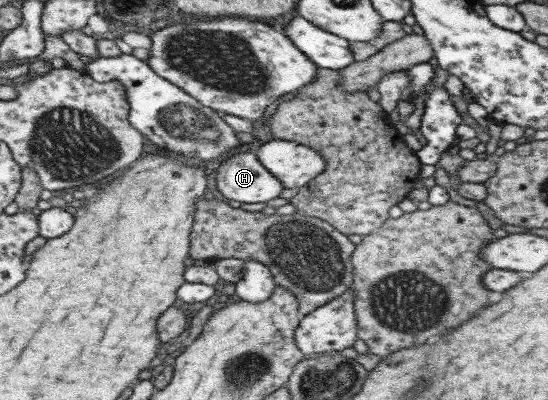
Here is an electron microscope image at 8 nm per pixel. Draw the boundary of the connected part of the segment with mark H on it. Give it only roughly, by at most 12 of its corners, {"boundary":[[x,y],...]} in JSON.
{"boundary":[[248,149],[222,159],[225,198],[274,200],[285,188]]}

